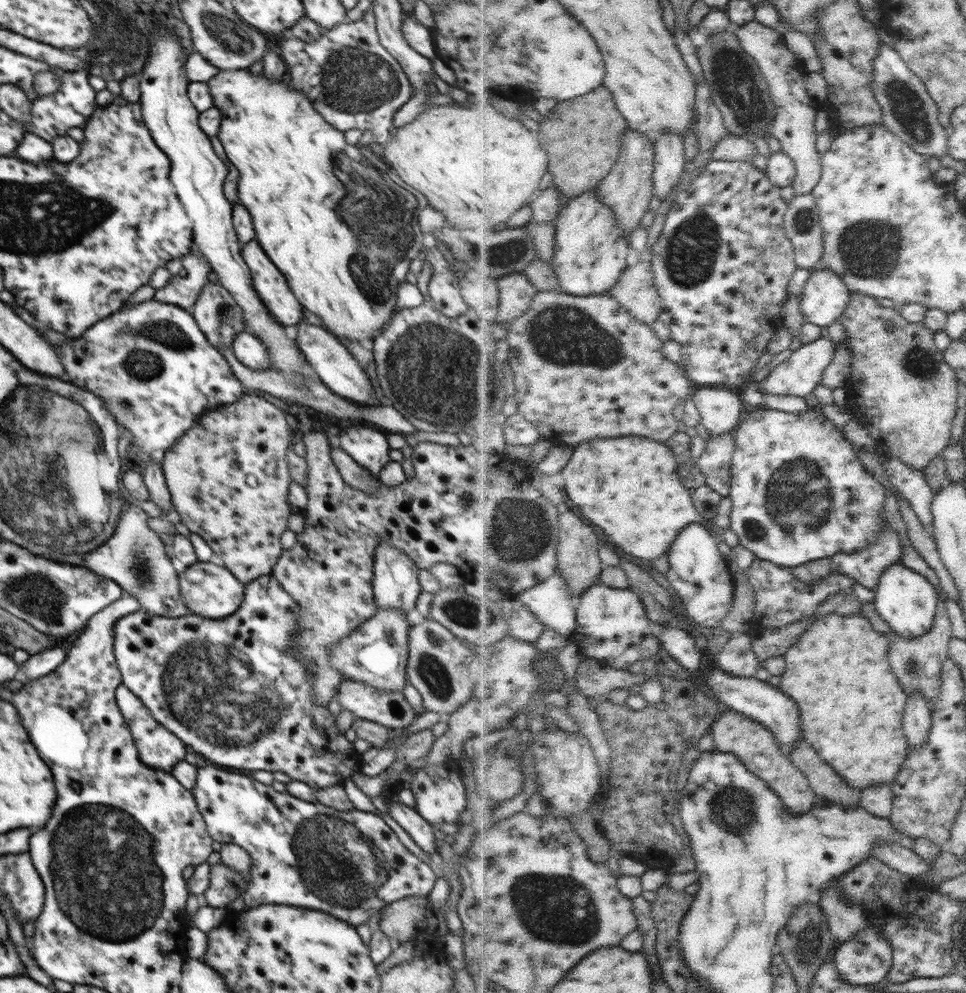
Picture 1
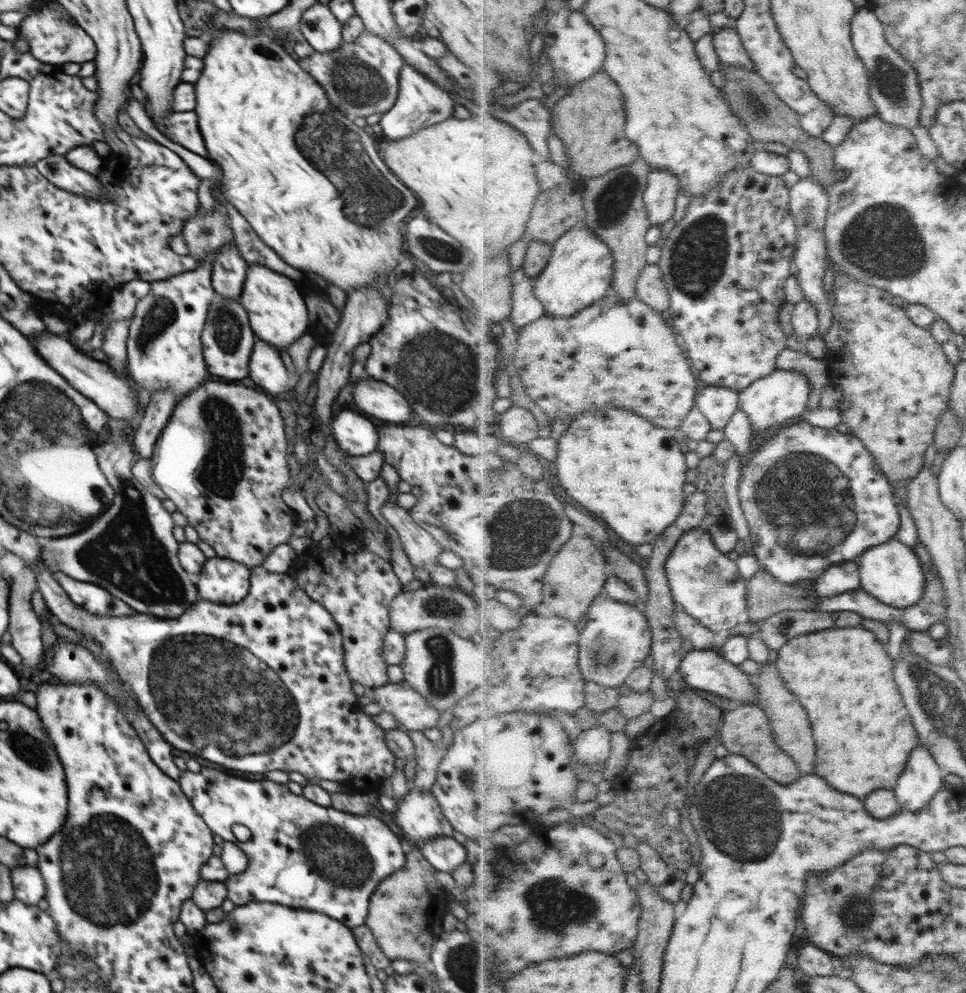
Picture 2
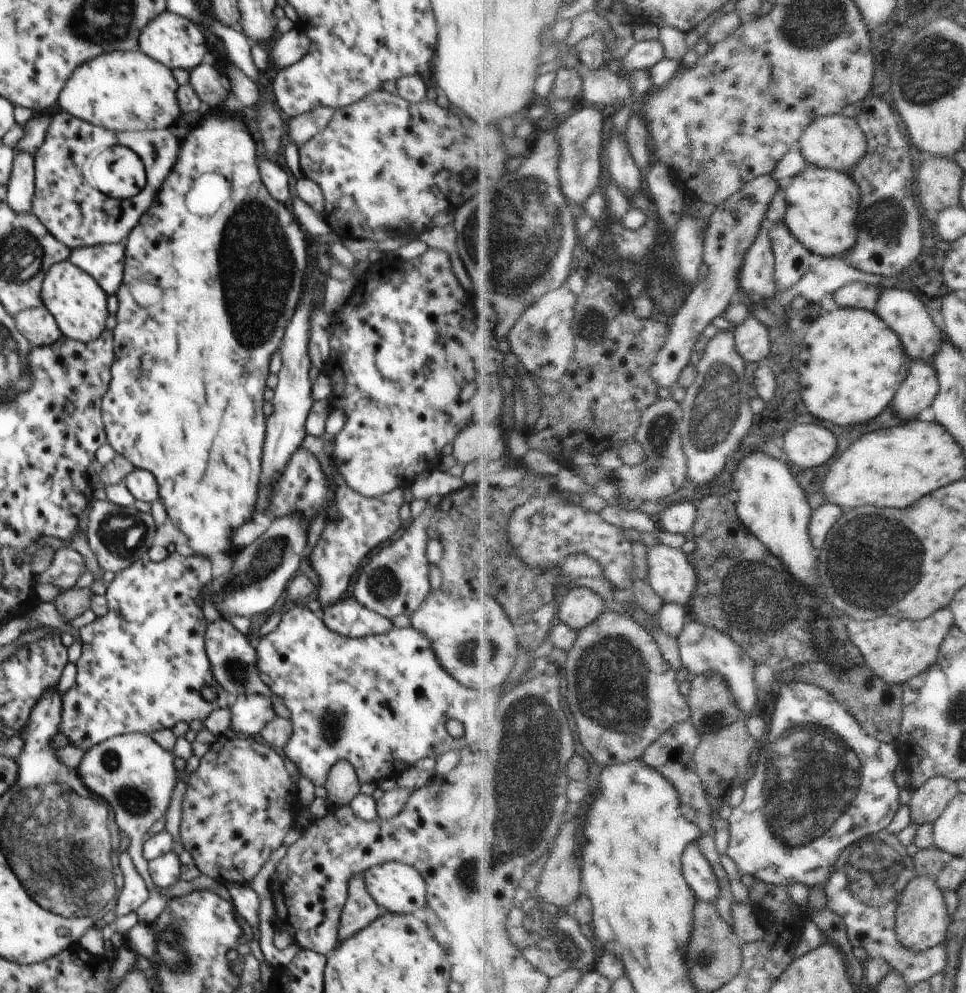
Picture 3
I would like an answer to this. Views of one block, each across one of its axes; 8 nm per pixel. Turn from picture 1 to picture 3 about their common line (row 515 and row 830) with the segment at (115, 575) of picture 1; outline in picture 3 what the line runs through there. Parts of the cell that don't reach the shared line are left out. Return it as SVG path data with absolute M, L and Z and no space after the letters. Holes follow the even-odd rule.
M130 732L110 737L87 750L75 770L92 792L110 802L119 830L130 838L128 851L138 870L146 870L142 838L166 814L174 786L178 784L174 757L173 752L162 748L150 734Z

